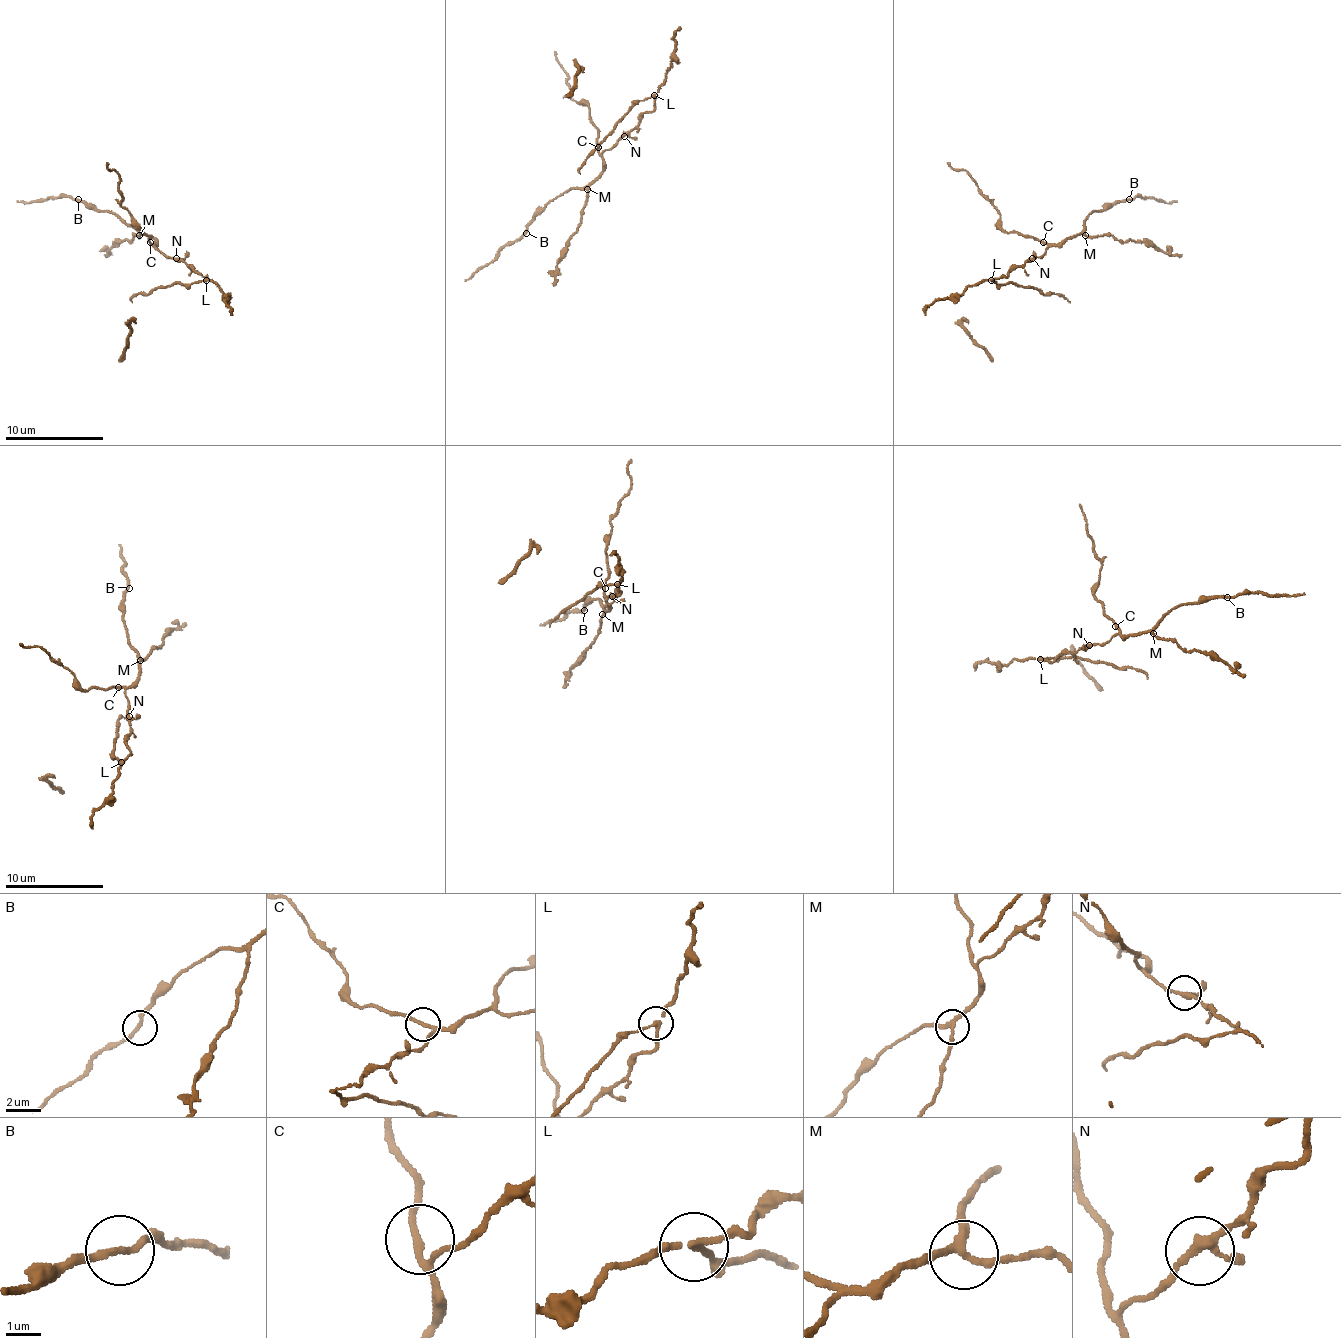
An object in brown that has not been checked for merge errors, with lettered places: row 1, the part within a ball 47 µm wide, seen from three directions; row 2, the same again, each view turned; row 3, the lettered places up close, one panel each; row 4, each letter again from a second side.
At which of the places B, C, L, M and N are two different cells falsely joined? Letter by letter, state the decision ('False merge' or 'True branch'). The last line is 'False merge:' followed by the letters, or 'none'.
B: True branch
C: True branch
L: False merge
M: False merge
N: True branch
False merge: L, M

